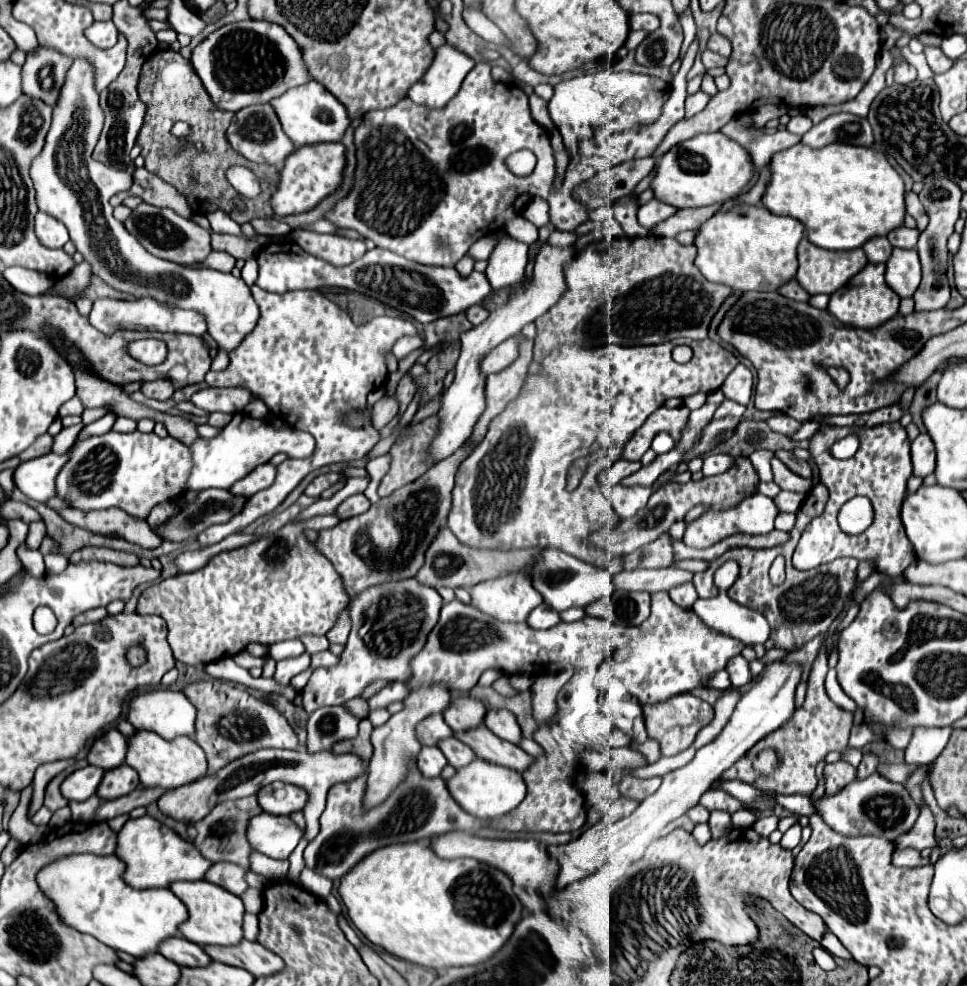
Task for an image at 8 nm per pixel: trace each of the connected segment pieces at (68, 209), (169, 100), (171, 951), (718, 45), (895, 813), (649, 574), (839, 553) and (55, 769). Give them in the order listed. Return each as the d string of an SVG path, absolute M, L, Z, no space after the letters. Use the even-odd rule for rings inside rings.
M75 59L69 67L59 103L53 107L51 129L45 139L45 147L31 165L31 179L37 191L39 211L61 221L73 245L91 265L95 277L115 291L131 297L153 297L167 307L193 309L207 321L207 333L225 351L233 351L247 333L253 331L259 319L259 307L251 297L251 289L243 279L231 273L221 273L203 267L185 267L179 263L163 261L147 253L139 241L125 231L123 223L113 219L113 207L109 197L127 191L133 183L133 162L126 169L103 165L91 157L101 129L103 109L99 107L99 95L95 91L95 71L87 59Z
M171 49L155 51L155 55L151 55L151 59L147 59L147 63L143 63L143 71L139 75L139 97L147 107L143 127L137 135L137 145L141 145L141 157L145 159L145 169L151 173L157 173L161 179L171 183L179 193L183 193L195 215L203 215L203 213L221 209L239 225L245 221L251 221L255 217L273 217L273 209L269 205L271 185L265 183L263 169L257 163L251 163L243 155L233 151L233 147L229 145L229 141L225 137L225 131L229 127L233 113L221 111L211 103L211 97L207 95L193 65L187 59L183 59L179 53L175 53ZM177 121L185 121L191 125L189 139L203 143L201 153L197 149L187 149L185 153L175 155L175 149L179 147L181 141L171 135L171 127ZM163 145L167 145L173 153L161 157L159 151L163 149ZM231 165L249 167L263 181L261 193L255 199L243 197L243 203L247 205L245 213L241 213L231 201L233 197L237 197L237 191L231 187L231 183L225 177L225 171Z
M183 937L167 939L167 943L163 943L163 947L159 947L159 953L181 967L203 967L203 965L211 963L211 957L203 951L203 947L191 943Z
M713 33L713 35L709 37L707 49L715 51L715 53L719 53L719 55L725 55L725 57L731 55L731 43L729 43L727 37L723 37L721 33Z
M873 773L861 781L853 781L853 783L845 785L841 791L837 791L835 795L823 795L819 799L811 799L811 803L815 807L815 813L833 831L837 831L841 835L849 835L849 837L877 835L877 837L895 841L901 833L909 831L919 817L919 809L913 803L913 799L909 797L907 789L899 783L887 781L879 773Z
M667 567L667 569L635 569L621 571L615 575L615 587L625 591L669 591L681 583L689 583L693 579L691 571Z
M899 423L879 425L879 427L823 427L813 439L811 439L811 455L819 467L821 483L829 489L829 503L825 507L825 513L819 519L813 519L807 529L801 535L801 541L793 553L793 565L797 569L815 569L823 563L831 563L837 557L853 557L857 561L871 561L875 563L877 573L885 573L889 577L899 577L907 565L915 561L915 549L911 547L911 541L905 535L905 527L901 523L901 503L907 495L907 479L913 473L911 471L911 455L909 455L909 439L905 429ZM857 435L861 441L861 447L855 457L851 459L833 459L829 455L829 447L847 437ZM855 495L863 495L871 499L875 509L873 525L857 535L849 537L845 535L837 525L837 513L845 501L849 501Z
M69 759L69 761L55 761L55 763L39 765L39 769L35 771L35 779L33 779L33 783L31 783L33 795L31 795L31 803L29 803L29 811L27 811L29 817L33 817L33 813L37 813L39 807L43 805L43 793L45 793L47 783L49 783L59 771L63 771L67 765L73 765L73 763L75 763L75 761Z

